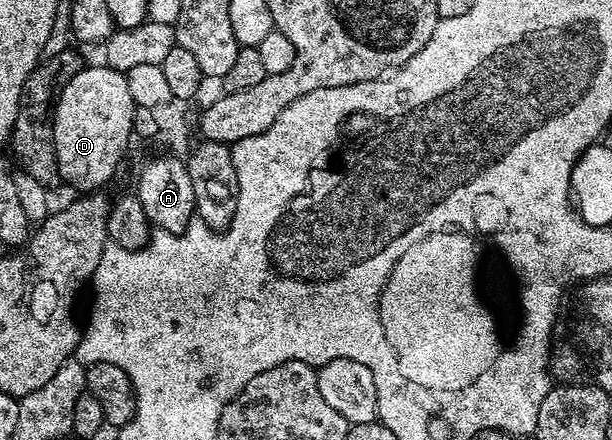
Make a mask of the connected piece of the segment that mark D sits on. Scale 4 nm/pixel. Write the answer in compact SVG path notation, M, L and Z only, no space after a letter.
M106 64L100 66L86 65L63 88L57 98L53 112L53 135L55 136L55 156L57 157L57 172L60 181L70 182L78 186L81 192L97 192L102 189L104 182L113 178L125 149L129 146L129 138L133 133L133 97L127 88L125 74Z

